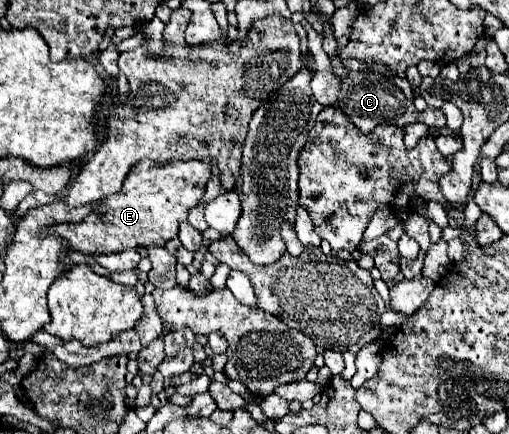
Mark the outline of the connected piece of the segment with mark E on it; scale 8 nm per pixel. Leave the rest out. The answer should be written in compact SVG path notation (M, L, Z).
M140 160L126 176L118 194L94 202L92 214L82 222L54 224L50 232L60 236L68 250L82 254L112 254L136 246L164 246L170 238L176 238L178 224L188 218L188 210L200 204L210 176L210 166L200 160L170 164Z

